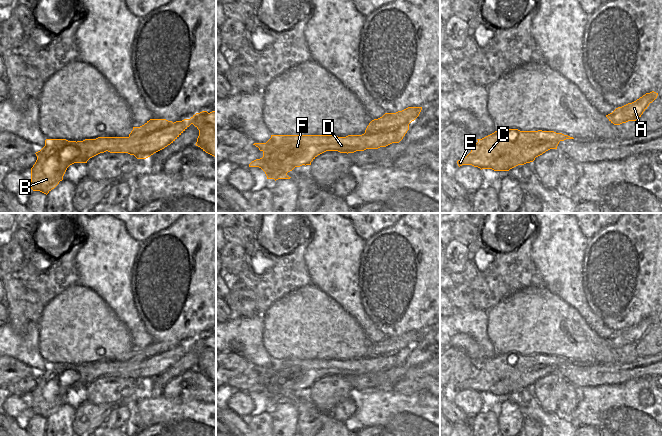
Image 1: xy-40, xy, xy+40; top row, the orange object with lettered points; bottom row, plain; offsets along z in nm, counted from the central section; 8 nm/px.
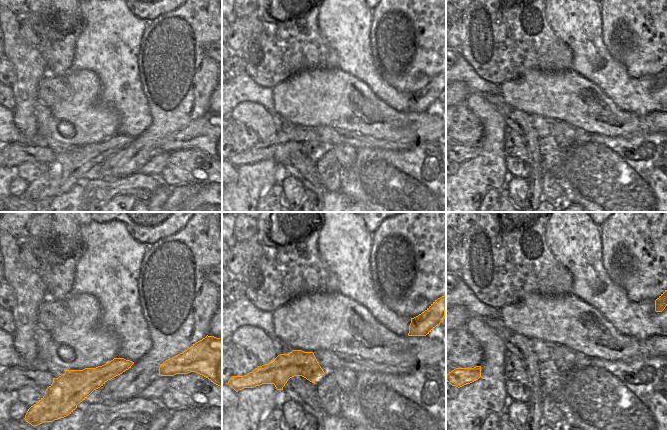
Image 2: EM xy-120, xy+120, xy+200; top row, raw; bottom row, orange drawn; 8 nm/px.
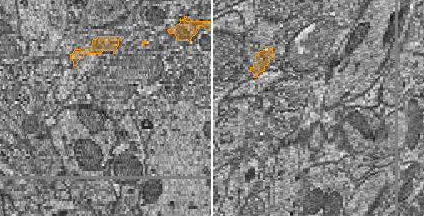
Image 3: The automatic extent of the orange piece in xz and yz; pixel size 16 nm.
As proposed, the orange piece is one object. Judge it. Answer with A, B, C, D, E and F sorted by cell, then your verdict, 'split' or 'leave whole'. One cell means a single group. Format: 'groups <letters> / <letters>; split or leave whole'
groups A B / C D E F; split

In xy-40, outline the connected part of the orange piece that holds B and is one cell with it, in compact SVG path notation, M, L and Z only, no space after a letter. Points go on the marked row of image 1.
M83 140L74 145L45 145L36 152L37 160L31 168L31 189L47 195L63 180L70 165L87 163L88 159L82 159L81 154L88 144Z

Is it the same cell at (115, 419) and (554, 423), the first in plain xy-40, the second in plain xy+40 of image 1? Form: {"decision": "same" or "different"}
{"decision": "different"}

